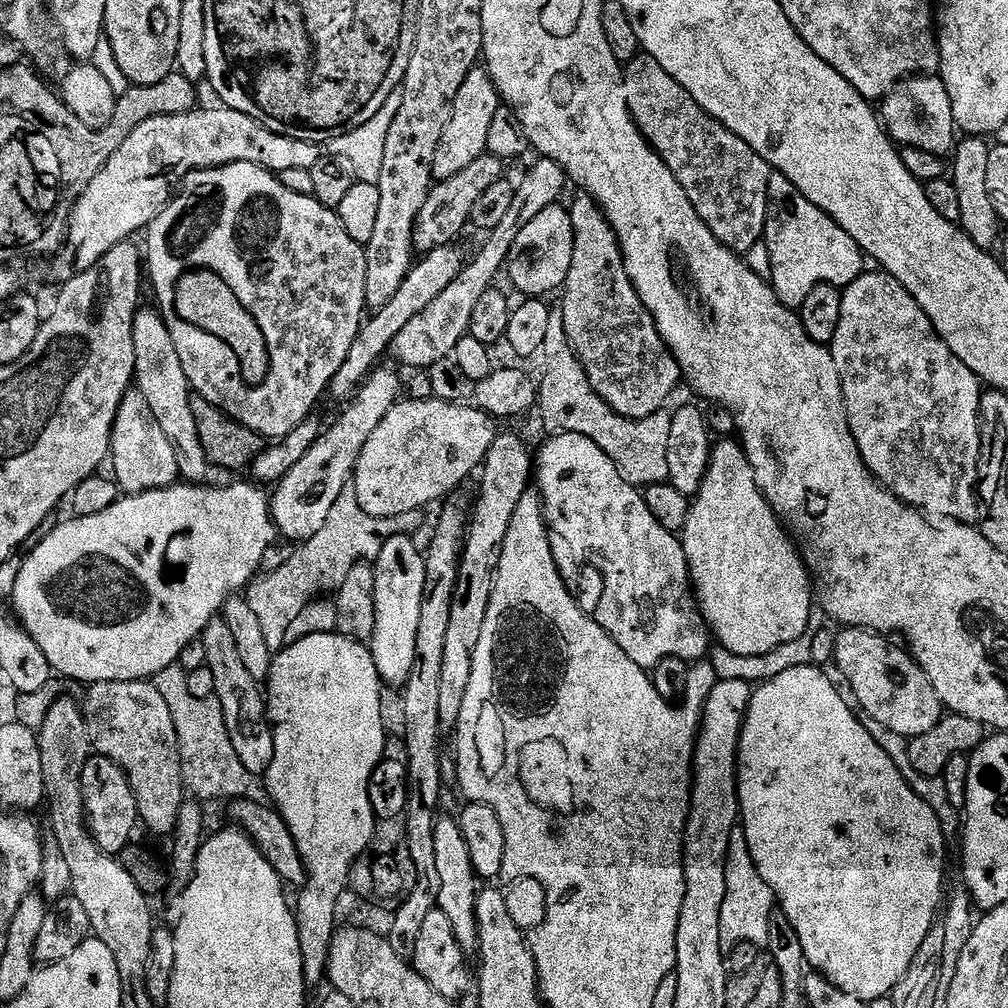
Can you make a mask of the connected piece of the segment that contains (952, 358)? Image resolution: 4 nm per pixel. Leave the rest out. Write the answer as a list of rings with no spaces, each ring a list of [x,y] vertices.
[[[881,270],[876,273],[863,273],[852,284],[843,289],[842,318],[838,318],[838,334],[834,334],[830,351],[834,362],[838,366],[838,374],[842,382],[844,405],[848,415],[848,425],[854,434],[854,442],[858,442],[858,450],[872,471],[872,475],[892,492],[901,502],[909,504],[911,508],[919,508],[929,517],[945,516],[948,522],[972,524],[978,516],[978,481],[980,478],[980,398],[982,382],[958,357],[952,353],[950,346],[942,342],[942,338],[934,330],[930,318],[914,302],[914,298],[893,276]]]

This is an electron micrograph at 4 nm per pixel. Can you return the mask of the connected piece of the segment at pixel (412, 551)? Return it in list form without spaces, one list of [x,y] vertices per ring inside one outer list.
[[[408,534],[393,536],[385,542],[379,555],[376,556],[374,567],[374,634],[370,641],[374,666],[378,666],[378,674],[385,685],[403,686],[410,678],[410,670],[414,670],[414,645],[418,642],[418,621],[422,614],[422,594],[426,590],[425,553],[412,541]]]

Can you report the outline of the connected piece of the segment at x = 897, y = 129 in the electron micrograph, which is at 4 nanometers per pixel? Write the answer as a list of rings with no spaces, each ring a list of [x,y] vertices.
[[[939,75],[909,76],[884,97],[882,107],[882,123],[897,145],[926,150],[939,157],[955,149],[958,129],[954,122],[954,110],[950,106],[950,94],[946,94],[946,86]]]

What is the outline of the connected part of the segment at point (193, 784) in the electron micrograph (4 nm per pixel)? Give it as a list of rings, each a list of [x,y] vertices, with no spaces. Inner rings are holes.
[[[179,663],[166,666],[154,678],[158,694],[166,698],[166,706],[170,706],[170,714],[174,717],[174,726],[178,730],[178,746],[184,771],[184,787],[200,800],[225,800],[231,802],[247,797],[254,784],[254,778],[246,766],[242,766],[242,758],[234,751],[230,742],[230,734],[226,730],[226,718],[222,714],[222,706],[215,696],[210,698],[194,698],[190,694],[188,673]]]

